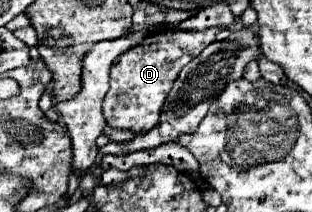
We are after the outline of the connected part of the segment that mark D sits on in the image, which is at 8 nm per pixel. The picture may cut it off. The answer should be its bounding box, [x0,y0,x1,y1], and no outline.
[102,27,218,135]

